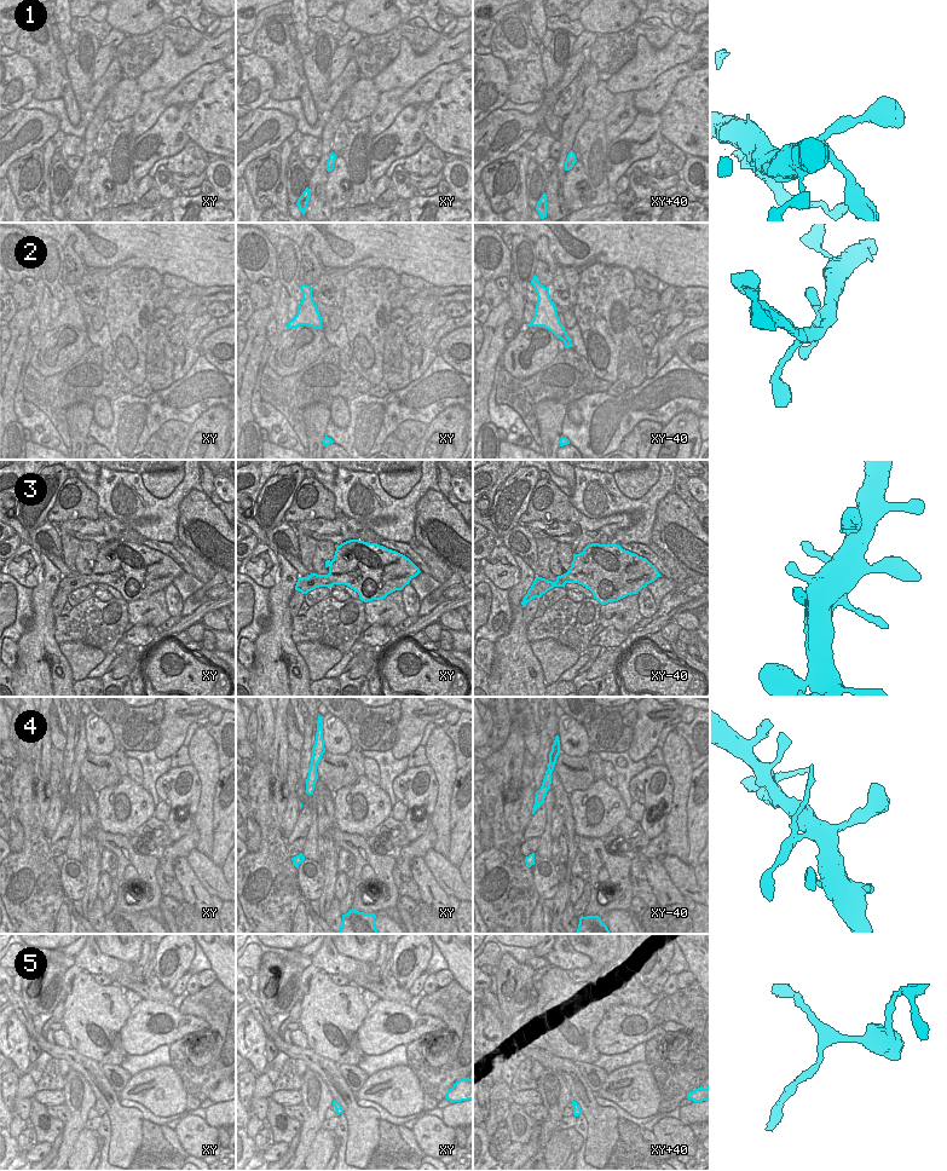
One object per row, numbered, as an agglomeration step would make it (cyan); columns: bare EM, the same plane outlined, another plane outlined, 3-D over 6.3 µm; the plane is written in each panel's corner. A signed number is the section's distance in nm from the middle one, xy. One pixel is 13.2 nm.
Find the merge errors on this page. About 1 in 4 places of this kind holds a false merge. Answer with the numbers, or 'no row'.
4

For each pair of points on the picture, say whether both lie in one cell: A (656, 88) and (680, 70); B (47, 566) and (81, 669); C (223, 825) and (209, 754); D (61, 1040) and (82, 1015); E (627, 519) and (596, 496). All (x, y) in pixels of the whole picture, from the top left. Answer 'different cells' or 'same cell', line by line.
A: same cell
B: different cells
C: different cells
D: different cells
E: different cells

